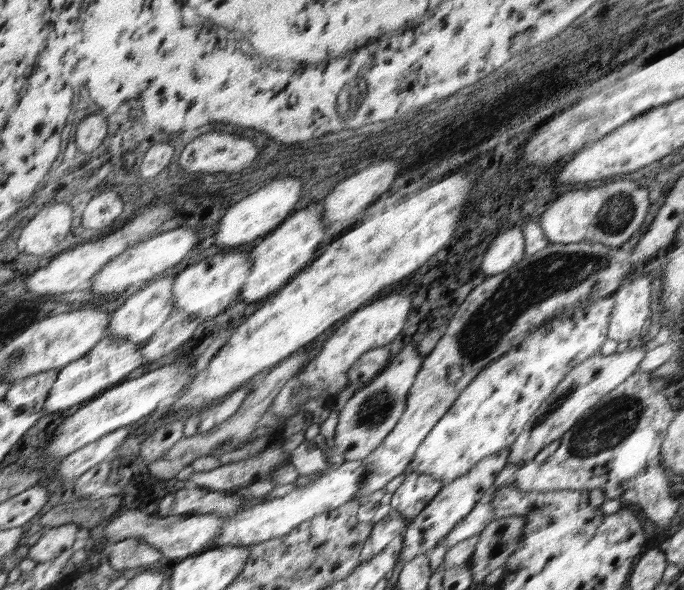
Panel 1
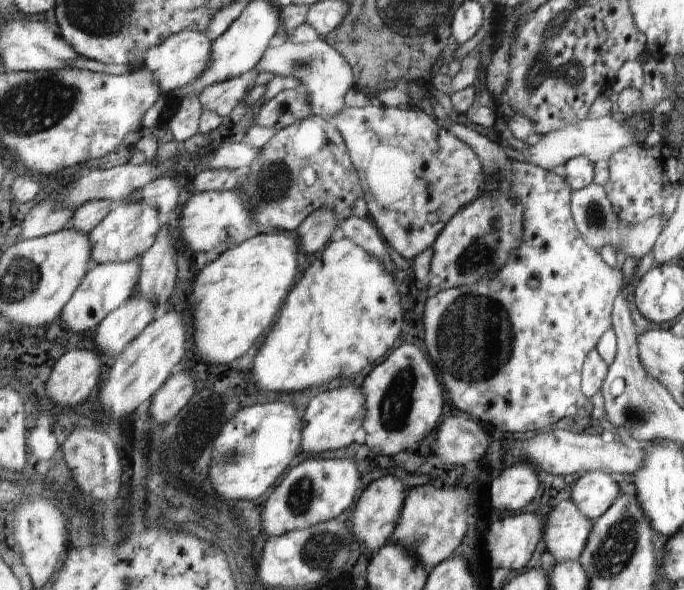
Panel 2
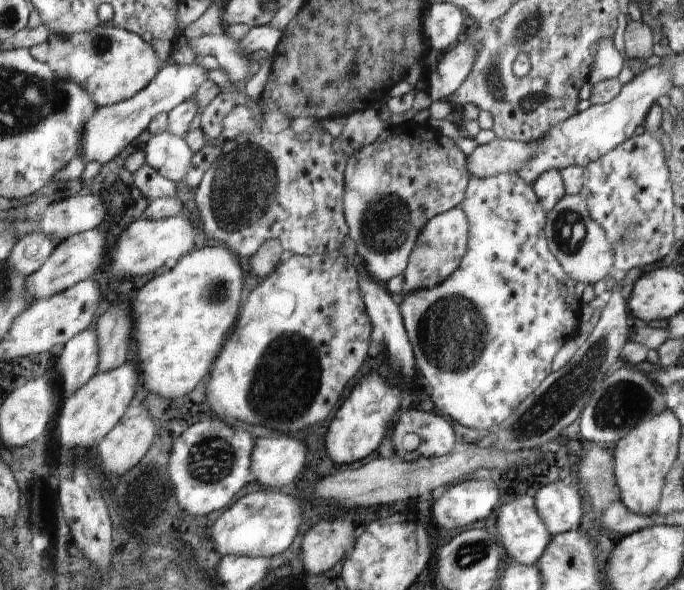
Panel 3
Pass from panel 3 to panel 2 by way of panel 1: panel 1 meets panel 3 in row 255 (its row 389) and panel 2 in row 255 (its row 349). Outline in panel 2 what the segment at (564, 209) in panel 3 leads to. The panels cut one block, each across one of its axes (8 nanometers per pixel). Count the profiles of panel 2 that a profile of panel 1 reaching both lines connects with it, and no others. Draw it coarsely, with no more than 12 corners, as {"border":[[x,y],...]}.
{"border":[[604,187],[571,191],[570,210],[590,248],[637,261],[654,248],[662,216],[623,224]]}

